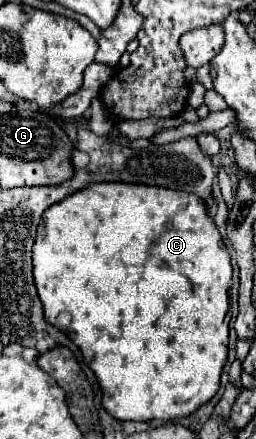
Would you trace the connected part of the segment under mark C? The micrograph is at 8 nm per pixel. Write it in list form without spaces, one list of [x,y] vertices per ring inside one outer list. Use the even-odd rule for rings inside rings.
[[[100,182],[90,184],[84,190],[70,194],[66,200],[48,208],[38,224],[38,234],[34,242],[34,284],[38,296],[44,304],[44,318],[58,326],[58,314],[68,312],[72,322],[64,328],[70,334],[70,340],[80,348],[84,362],[94,372],[102,388],[102,406],[116,420],[176,420],[194,414],[202,404],[206,404],[218,390],[220,372],[228,354],[229,325],[229,290],[232,286],[232,266],[230,254],[224,246],[224,240],[208,216],[206,206],[194,194],[176,192],[158,186],[138,186],[124,182]]]

